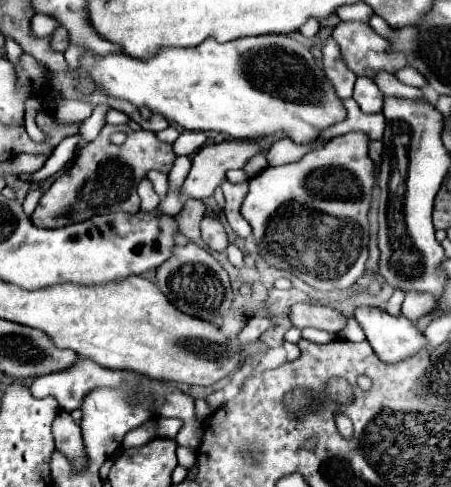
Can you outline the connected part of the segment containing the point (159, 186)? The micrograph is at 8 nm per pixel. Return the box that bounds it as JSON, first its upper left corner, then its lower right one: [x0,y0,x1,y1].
[147,170,167,198]

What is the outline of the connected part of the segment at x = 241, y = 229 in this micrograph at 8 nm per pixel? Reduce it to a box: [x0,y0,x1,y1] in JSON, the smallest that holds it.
[223,180,251,238]

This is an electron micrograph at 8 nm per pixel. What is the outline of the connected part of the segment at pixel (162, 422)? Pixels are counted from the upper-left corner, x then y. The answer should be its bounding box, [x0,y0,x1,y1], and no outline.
[157,418,182,439]

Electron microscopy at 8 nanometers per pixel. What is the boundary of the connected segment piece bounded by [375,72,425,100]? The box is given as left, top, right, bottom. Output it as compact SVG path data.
M379 72L379 74L375 76L375 84L379 86L379 90L381 90L385 96L407 98L407 100L425 100L421 88L407 86L407 84L399 82L393 74L387 74L387 72Z

